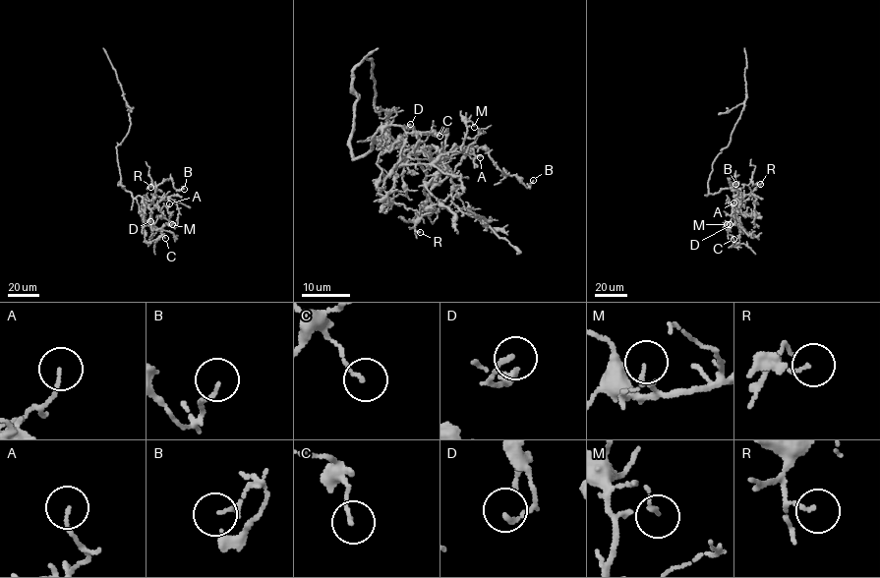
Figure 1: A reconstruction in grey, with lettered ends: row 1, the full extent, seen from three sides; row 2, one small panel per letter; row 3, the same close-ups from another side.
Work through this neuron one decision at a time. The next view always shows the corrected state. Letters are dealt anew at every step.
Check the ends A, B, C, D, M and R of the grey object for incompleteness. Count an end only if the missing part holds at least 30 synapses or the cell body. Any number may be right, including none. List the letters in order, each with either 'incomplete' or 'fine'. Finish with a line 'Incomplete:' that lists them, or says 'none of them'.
A: fine
B: fine
C: fine
D: fine
M: fine
R: fine
Incomplete: none of them

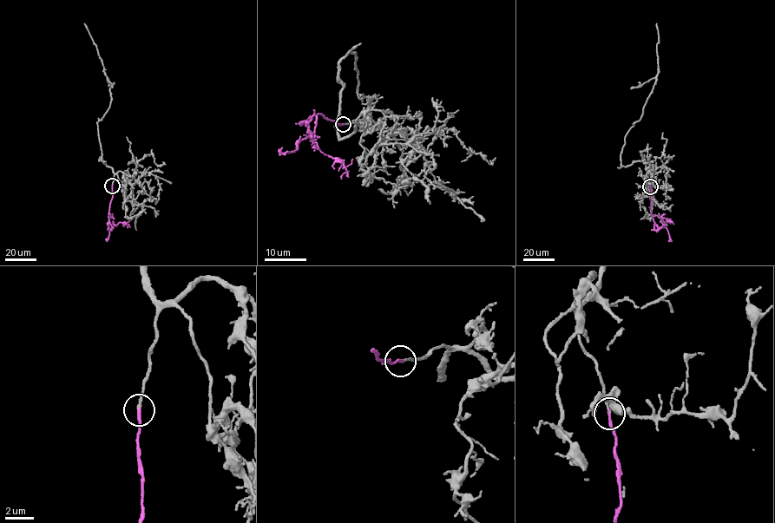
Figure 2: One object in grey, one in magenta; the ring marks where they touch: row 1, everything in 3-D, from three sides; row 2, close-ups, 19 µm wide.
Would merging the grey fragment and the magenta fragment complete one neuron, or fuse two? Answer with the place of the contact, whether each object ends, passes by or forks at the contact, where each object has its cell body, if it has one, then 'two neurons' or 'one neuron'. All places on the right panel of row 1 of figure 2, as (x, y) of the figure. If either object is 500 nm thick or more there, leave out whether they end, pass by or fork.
at (650, 186); grey ends there; magenta ends there; no cell body on grey; no cell body on magenta; one neuron

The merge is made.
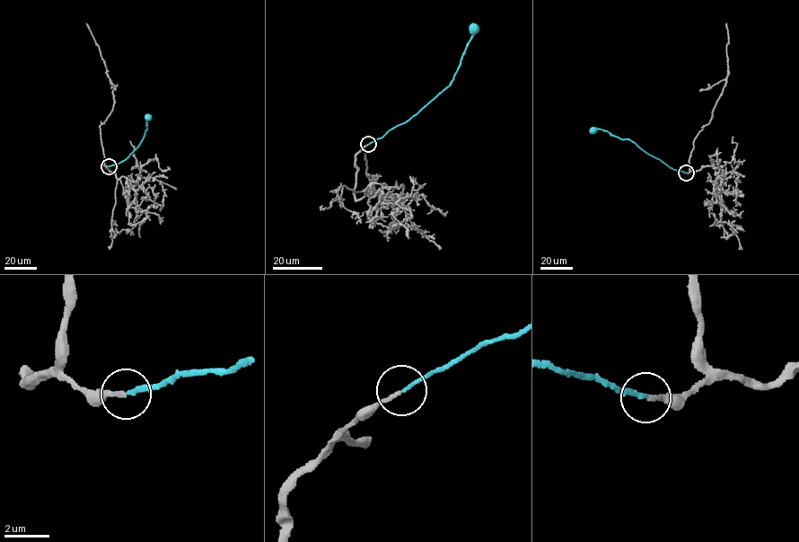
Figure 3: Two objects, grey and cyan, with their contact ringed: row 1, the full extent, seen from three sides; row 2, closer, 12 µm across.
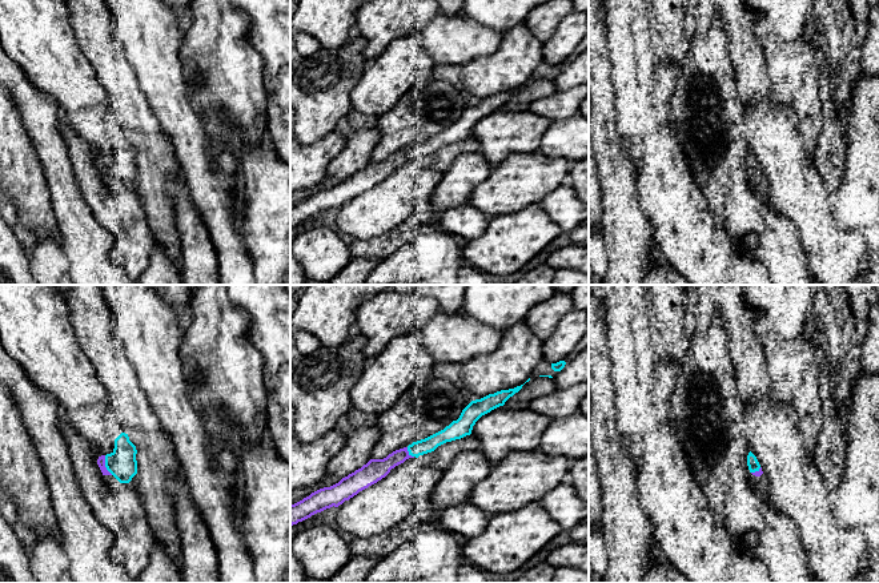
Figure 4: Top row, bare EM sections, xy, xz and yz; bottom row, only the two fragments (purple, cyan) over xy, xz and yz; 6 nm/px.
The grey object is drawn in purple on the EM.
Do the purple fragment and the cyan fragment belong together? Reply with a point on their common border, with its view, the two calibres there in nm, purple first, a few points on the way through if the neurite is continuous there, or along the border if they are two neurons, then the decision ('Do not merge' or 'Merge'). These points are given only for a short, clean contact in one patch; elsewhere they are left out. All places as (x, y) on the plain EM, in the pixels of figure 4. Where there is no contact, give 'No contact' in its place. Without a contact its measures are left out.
Touches purple at xy (104, 167). Thickness 50 nm (purple) against 180 nm. Merge

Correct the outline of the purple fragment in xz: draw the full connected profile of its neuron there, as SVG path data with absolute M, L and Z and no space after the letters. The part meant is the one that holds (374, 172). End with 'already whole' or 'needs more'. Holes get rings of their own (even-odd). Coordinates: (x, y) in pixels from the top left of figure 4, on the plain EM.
M523 87L509 92L501 92L481 101L471 102L462 112L459 120L453 122L443 132L425 141L413 144L408 149L396 152L384 161L370 161L361 170L342 180L338 185L320 190L302 202L290 206L290 228L333 208L338 209L360 193L385 180L392 170L404 165L406 161L418 160L420 157L434 153L446 144L470 137L473 128L482 117L503 108L510 98L522 91L522 88Z; needs more

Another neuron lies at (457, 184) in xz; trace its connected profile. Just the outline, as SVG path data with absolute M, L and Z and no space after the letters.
M481 152L459 154L433 190L433 209L441 213L469 202L473 190L486 180L491 169Z

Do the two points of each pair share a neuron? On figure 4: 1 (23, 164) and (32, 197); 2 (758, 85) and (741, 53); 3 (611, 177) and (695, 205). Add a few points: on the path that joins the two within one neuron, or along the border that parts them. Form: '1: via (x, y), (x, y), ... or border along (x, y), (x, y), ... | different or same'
1: via (23, 172), (23, 183), (27, 189) | same
2: via (753, 77), (749, 61) | same
3: border along (637, 168), (638, 201), (639, 208), (646, 214) | different

